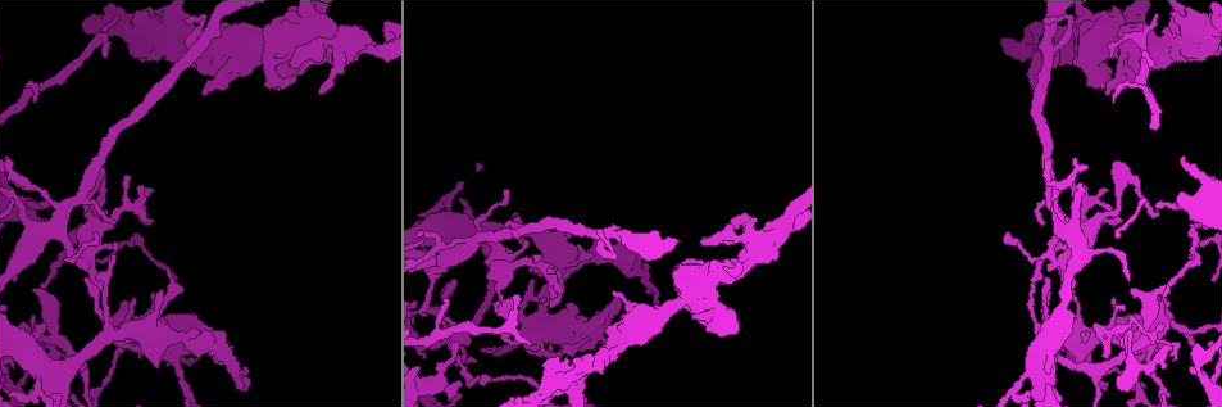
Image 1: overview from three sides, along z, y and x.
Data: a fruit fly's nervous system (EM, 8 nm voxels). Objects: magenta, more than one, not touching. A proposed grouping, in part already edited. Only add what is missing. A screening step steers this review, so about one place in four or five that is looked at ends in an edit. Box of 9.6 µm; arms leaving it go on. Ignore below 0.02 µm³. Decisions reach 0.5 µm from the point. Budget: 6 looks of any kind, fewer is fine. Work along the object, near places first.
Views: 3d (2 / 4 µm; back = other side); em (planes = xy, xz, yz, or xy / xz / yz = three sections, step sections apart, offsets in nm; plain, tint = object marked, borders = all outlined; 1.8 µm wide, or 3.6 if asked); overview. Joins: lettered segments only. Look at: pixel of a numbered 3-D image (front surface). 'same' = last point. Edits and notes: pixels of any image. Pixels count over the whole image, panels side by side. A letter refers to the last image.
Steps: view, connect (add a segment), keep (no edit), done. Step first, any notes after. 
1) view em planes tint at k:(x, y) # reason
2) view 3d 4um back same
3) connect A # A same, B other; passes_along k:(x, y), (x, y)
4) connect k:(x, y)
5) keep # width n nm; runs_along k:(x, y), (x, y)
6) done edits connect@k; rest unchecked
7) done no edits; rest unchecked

view em planes borders at 1:(104, 58) # tapers out

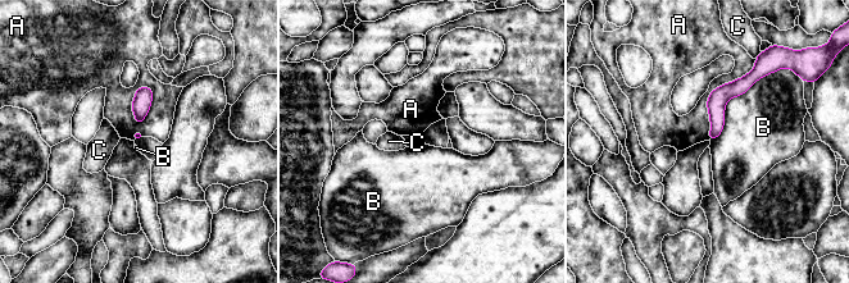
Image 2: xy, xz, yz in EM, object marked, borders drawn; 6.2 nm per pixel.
keep # A other, B other, C other; none of them fits

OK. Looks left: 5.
view em planes tint at 1:(1198, 44) # sudden change in width

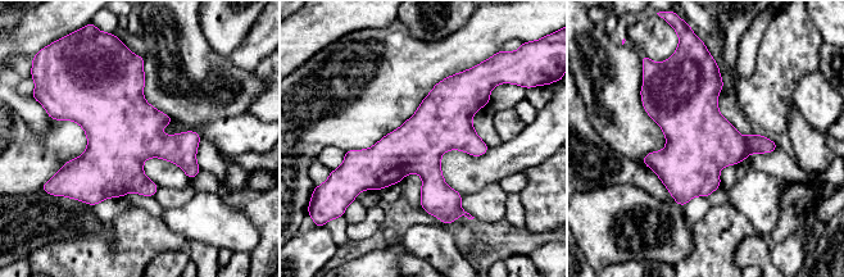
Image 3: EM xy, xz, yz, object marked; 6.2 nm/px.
view em planes borders same

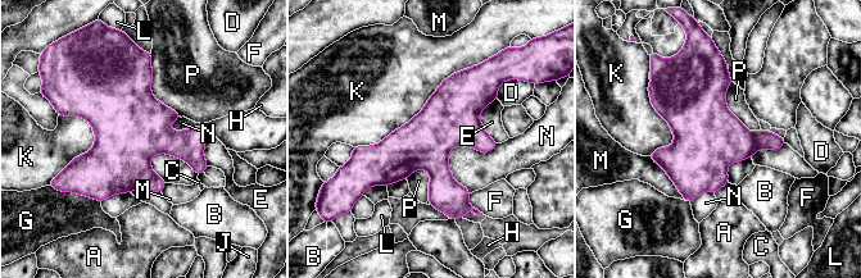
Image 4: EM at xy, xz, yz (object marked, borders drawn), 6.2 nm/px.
keep # width 340 nm; A other, B other, C other, D other, E other, F other, G other, H other, J other, K other, L other, M other, N other, P other; none of them fits

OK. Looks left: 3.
view 3d 4um at 1:(1099, 48) # closes a loop

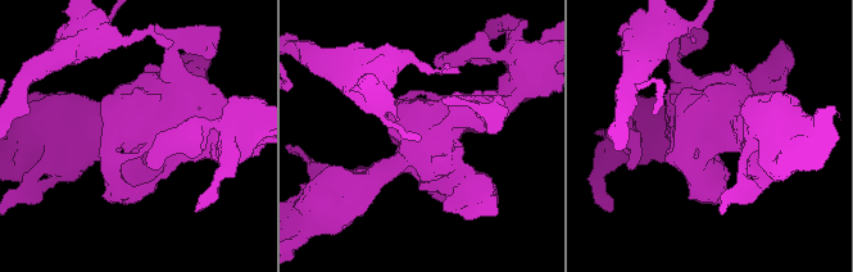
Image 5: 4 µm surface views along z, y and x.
view em 3.6um xy step 4 borders at 5:(138, 138) # shape alone is not enough

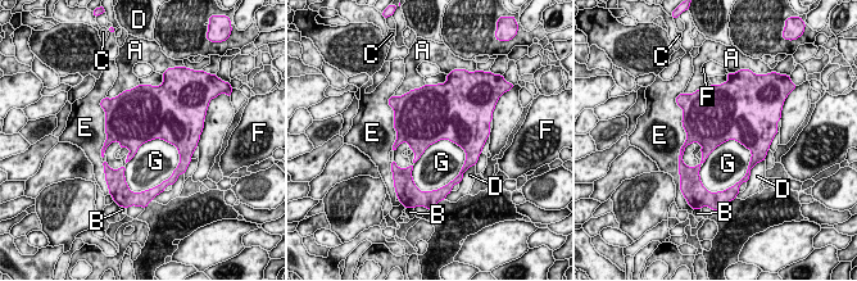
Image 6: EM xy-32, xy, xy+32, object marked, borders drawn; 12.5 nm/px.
view em 3.6um planes borders same

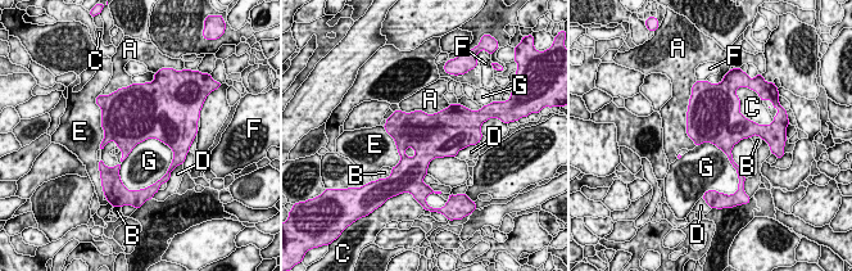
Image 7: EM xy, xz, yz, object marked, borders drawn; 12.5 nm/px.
keep # width 480 nm; longest_contact G 750 nm; A other, B other, C other, D other, E other, F other, G other; no lettered segment goes on from it

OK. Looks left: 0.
done no edits; rest unchecked

